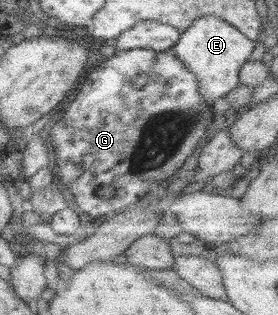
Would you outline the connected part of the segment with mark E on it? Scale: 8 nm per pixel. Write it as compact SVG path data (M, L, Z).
M202 16L179 32L176 43L167 51L196 77L196 89L207 104L212 105L214 99L224 96L239 85L239 69L250 59L250 52L256 45L228 22L214 16Z

